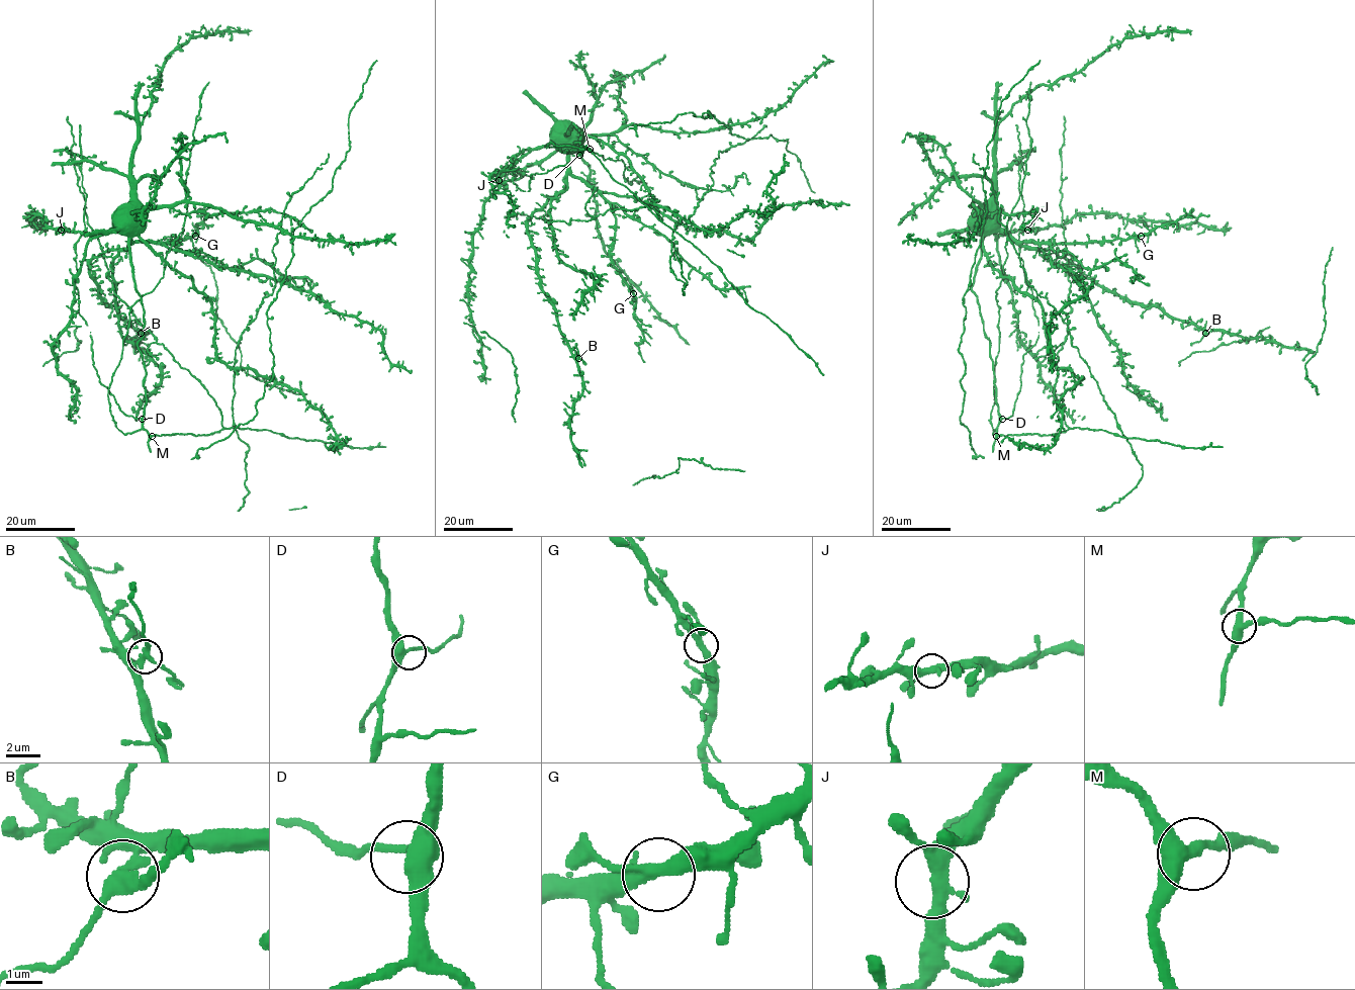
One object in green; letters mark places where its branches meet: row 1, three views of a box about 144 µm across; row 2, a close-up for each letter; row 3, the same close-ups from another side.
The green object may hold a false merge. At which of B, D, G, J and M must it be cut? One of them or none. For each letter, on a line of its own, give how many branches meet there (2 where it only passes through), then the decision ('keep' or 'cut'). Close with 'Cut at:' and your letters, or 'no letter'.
B: branches 3; cut
D: branches 3; keep
G: branches 3; keep
J: branches 3; keep
M: branches 3; keep
Cut at: B

